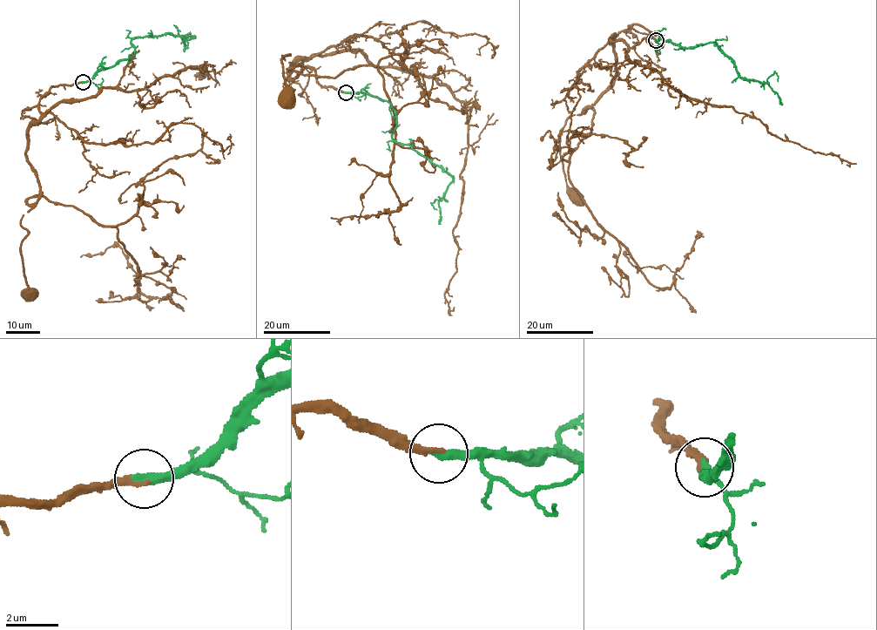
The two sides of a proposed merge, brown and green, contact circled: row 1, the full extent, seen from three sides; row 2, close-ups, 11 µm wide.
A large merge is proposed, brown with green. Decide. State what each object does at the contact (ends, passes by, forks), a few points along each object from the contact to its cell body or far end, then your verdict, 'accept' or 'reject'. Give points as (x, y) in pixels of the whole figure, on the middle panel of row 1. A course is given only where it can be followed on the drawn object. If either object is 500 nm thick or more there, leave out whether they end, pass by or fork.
brown ends | green ends | brown via (345, 92), (322, 86), (301, 58), (287, 80), (301, 71), (283, 57), (288, 54), (285, 98) | green via (345, 92), (368, 93), (386, 100), (395, 115), (392, 138), (410, 145), (452, 177), (439, 199), (439, 224) | accept

